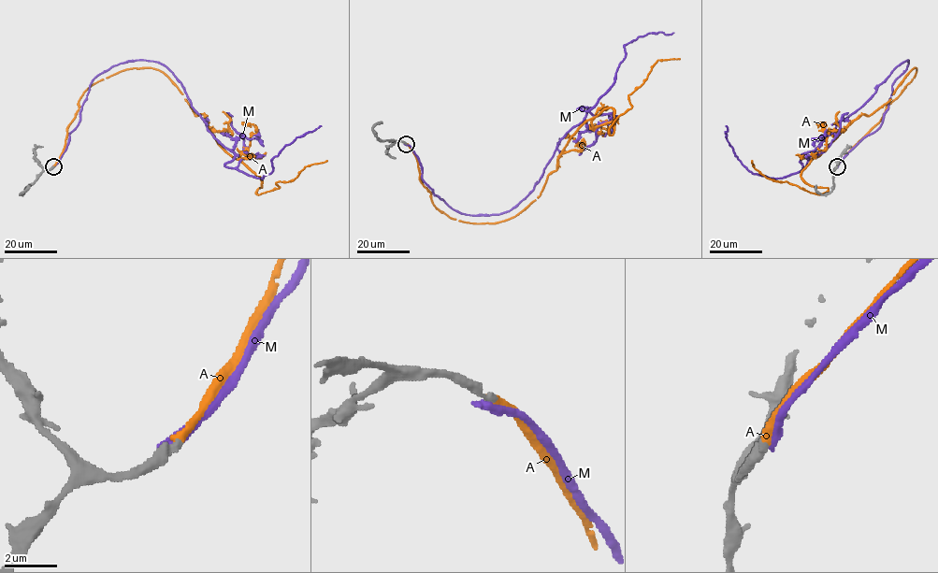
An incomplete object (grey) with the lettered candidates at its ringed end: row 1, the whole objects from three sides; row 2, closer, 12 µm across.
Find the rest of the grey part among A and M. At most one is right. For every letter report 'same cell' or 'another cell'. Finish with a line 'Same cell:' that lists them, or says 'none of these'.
A: same cell
M: another cell
Same cell: A

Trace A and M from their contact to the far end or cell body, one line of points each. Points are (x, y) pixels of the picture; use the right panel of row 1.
A: (836, 166), (916, 68), (802, 170), (804, 180), (828, 187), (823, 193), (772, 180), (752, 161)
M: (836, 166), (880, 126), (908, 60), (787, 176), (748, 170), (726, 125)

